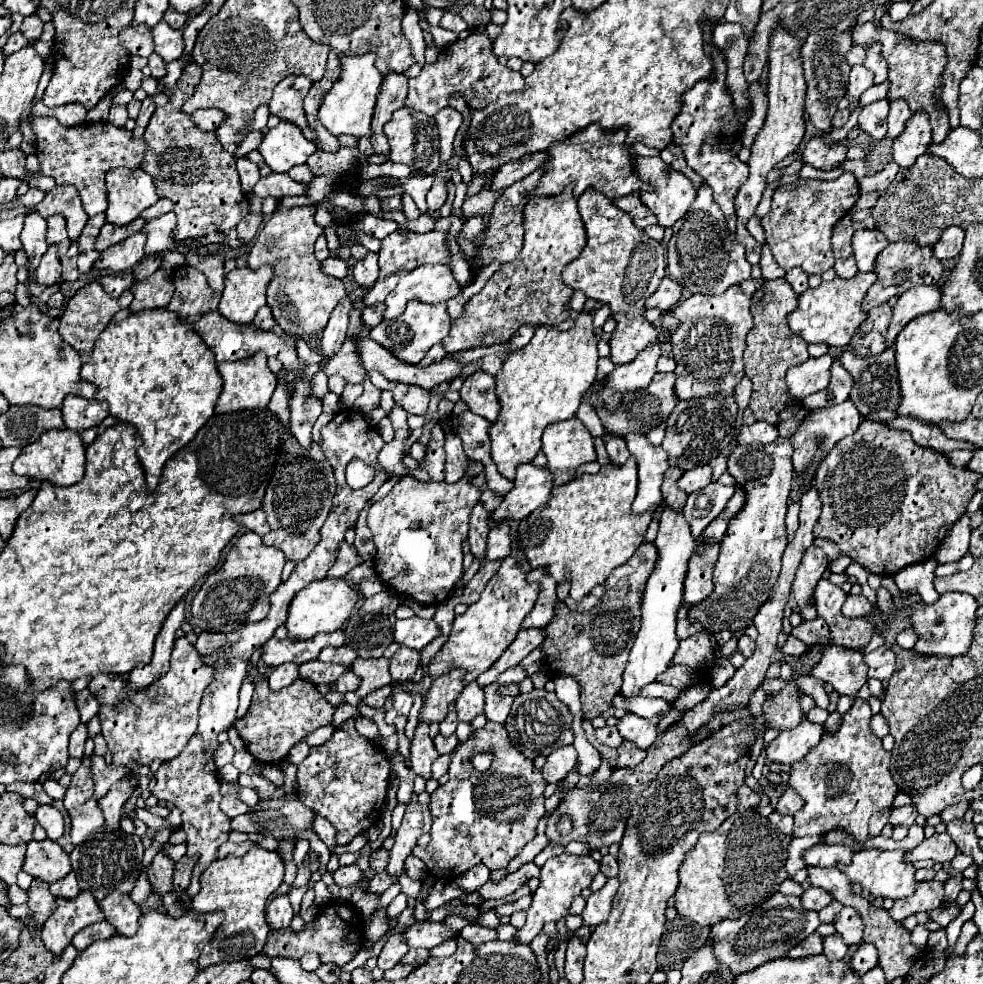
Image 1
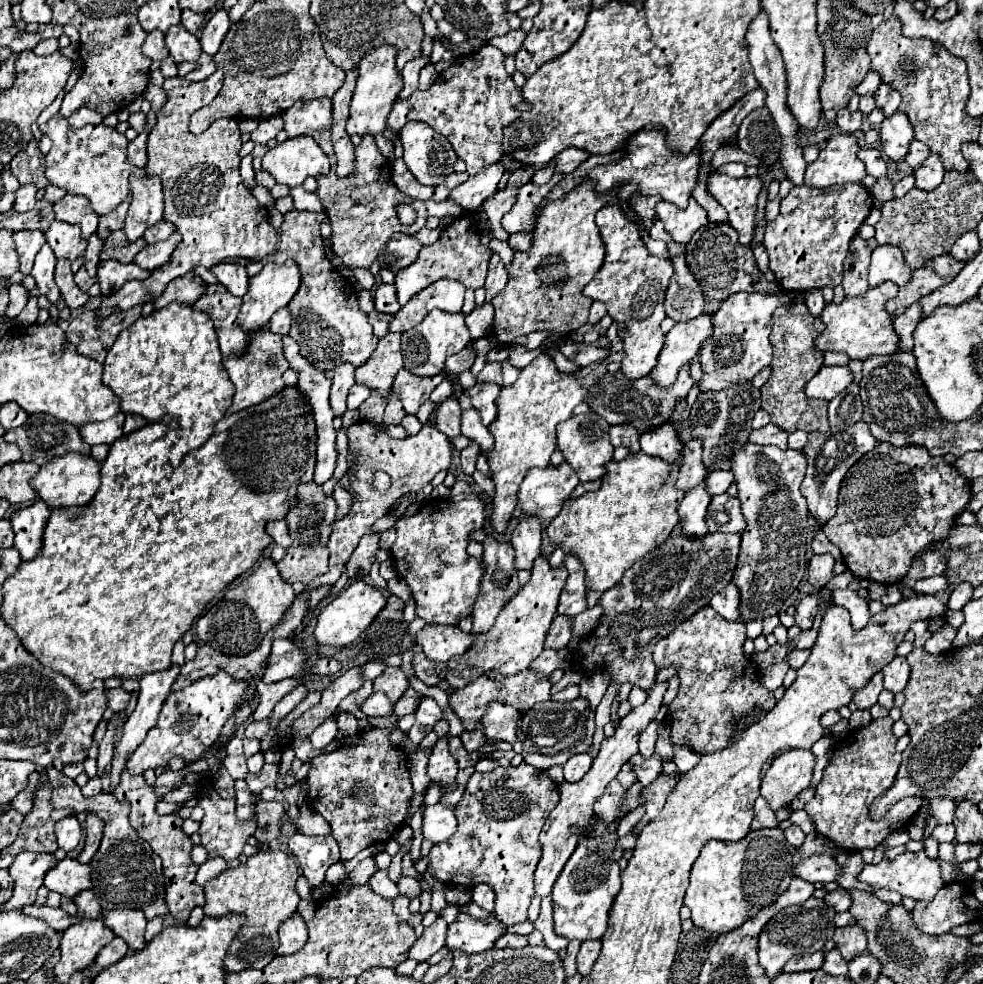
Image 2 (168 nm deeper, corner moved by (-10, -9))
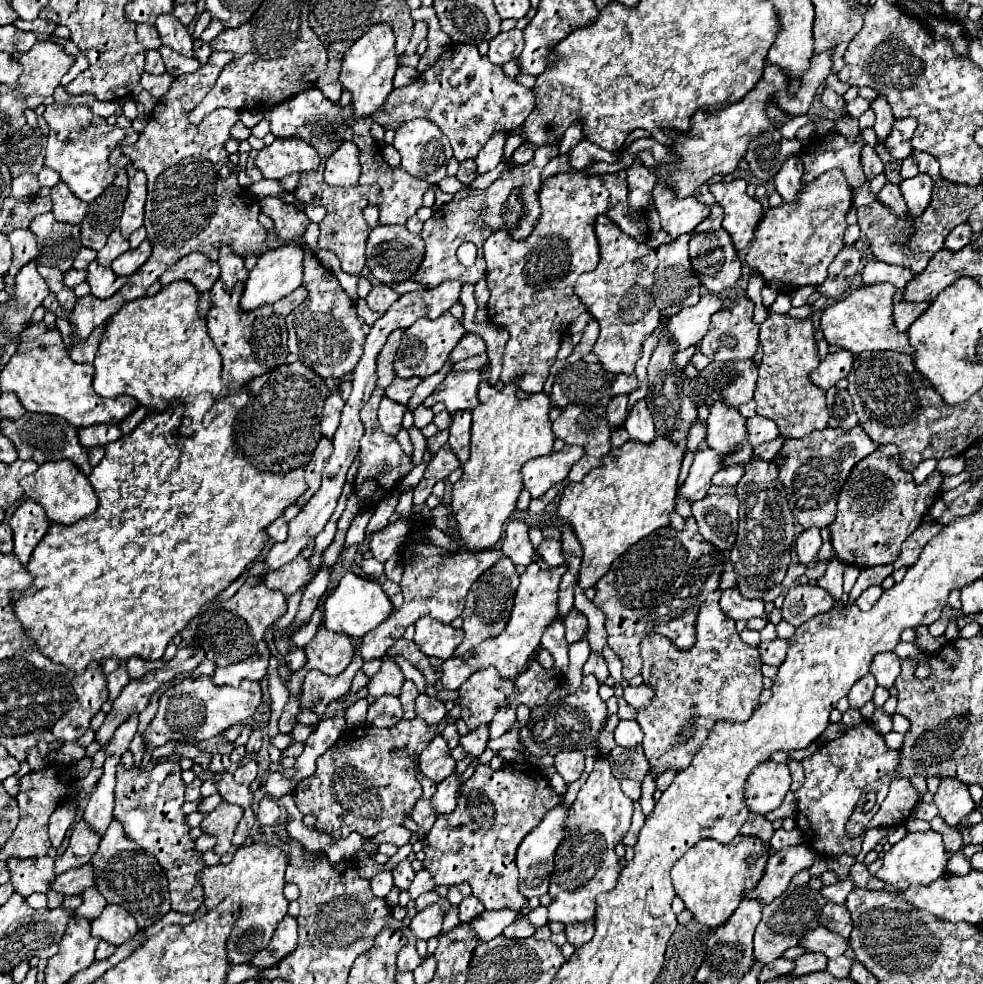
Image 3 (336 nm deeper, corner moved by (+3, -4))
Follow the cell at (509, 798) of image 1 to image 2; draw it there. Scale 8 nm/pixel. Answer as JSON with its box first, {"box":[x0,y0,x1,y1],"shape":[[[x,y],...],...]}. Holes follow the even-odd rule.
{"box":[428,763,558,925],"shape":[[[520,763],[518,767],[508,769],[494,769],[486,775],[476,771],[466,785],[462,801],[456,805],[458,829],[448,841],[436,843],[430,849],[428,873],[446,885],[474,887],[478,883],[488,883],[496,893],[496,919],[504,925],[526,921],[526,911],[534,897],[534,869],[538,865],[538,857],[542,857],[538,835],[558,799],[558,785],[548,777],[548,771],[534,769],[528,763]]]}

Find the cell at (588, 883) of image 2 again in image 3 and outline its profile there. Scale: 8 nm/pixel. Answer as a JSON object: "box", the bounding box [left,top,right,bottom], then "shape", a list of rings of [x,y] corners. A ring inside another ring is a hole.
{"box":[549,758,633,922],"shape":[[[597,758],[593,772],[581,786],[575,804],[571,806],[565,822],[567,834],[555,852],[555,870],[551,876],[549,894],[553,902],[549,906],[551,922],[587,922],[595,916],[597,894],[611,890],[621,874],[621,864],[615,854],[615,846],[623,840],[631,826],[633,802],[621,792],[619,780],[613,776],[609,760]]]}

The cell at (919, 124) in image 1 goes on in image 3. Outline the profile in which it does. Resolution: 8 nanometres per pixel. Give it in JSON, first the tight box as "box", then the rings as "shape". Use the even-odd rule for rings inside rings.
{"box":[899,174,933,216],"shape":[[[917,174],[913,178],[907,178],[901,182],[899,188],[901,188],[901,194],[905,196],[911,216],[921,216],[921,212],[929,208],[931,190],[933,190],[933,182],[929,174]]]}

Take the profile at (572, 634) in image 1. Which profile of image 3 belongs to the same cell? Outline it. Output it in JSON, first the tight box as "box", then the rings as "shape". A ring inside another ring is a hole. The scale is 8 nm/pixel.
{"box":[593,518,723,680],"shape":[[[693,518],[687,520],[683,530],[673,530],[671,526],[659,528],[647,538],[633,544],[625,554],[621,554],[609,568],[609,572],[595,584],[597,598],[593,600],[597,608],[605,612],[605,628],[607,628],[607,642],[613,652],[623,662],[623,678],[629,680],[641,672],[641,652],[639,644],[649,634],[663,634],[667,636],[677,648],[689,650],[695,644],[695,622],[699,604],[705,600],[709,592],[717,590],[717,584],[721,580],[721,562],[723,556],[703,540],[703,536],[697,530],[697,524]]]}

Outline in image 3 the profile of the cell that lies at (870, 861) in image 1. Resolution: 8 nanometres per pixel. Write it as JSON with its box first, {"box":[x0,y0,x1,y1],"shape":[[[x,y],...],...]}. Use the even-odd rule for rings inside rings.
{"box":[875,832,949,884],"shape":[[[909,832],[901,842],[897,842],[889,852],[885,852],[885,864],[883,868],[875,874],[881,878],[885,884],[895,884],[901,880],[907,880],[911,884],[931,884],[937,880],[941,874],[947,870],[947,860],[949,854],[943,846],[943,838],[939,832]]]}

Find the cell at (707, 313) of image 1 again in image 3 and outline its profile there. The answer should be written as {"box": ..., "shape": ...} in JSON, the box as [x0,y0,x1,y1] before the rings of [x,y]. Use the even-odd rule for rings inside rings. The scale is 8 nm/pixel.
{"box":[699,298,759,360],"shape":[[[735,298],[731,308],[721,310],[713,316],[711,328],[701,340],[699,350],[707,354],[711,360],[747,360],[753,358],[759,342],[759,326],[753,322],[753,302],[749,298]]]}

